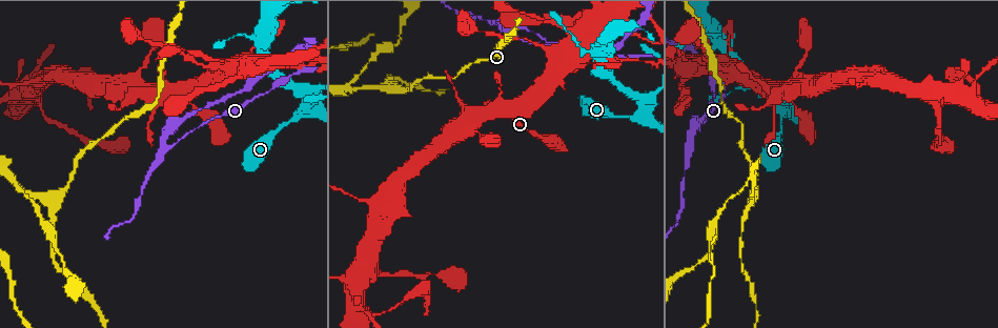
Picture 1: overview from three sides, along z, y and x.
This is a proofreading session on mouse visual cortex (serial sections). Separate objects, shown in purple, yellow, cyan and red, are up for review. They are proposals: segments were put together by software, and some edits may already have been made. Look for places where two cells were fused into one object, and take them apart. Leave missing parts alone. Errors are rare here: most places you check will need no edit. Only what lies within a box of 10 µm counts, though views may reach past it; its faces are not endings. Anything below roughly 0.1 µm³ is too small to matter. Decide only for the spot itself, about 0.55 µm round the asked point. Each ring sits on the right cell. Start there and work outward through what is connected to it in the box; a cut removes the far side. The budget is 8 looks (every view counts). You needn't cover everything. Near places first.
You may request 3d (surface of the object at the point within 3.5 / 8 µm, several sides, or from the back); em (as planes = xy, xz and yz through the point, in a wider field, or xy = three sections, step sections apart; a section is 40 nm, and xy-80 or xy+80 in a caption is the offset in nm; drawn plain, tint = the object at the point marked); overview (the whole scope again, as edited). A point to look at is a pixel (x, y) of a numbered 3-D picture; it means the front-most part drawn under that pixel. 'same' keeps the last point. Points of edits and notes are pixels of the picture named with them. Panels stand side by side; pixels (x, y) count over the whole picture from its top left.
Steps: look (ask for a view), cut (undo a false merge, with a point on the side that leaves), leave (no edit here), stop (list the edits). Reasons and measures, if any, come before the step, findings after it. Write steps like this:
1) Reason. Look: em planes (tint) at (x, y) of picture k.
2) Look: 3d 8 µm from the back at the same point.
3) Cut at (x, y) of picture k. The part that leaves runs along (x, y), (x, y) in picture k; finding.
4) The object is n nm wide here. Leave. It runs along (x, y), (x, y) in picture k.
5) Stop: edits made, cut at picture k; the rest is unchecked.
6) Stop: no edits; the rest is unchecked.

A fork. Look: 3d 3.5 µm at (689, 146) of picture 1.

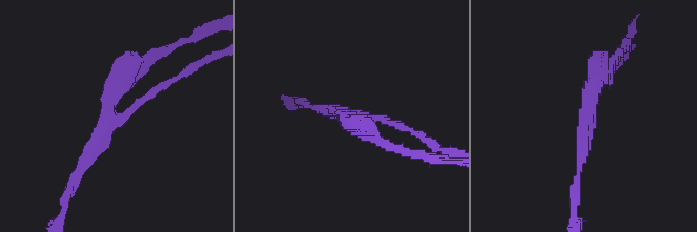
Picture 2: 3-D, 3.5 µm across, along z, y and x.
Look: em planes (tint) at (586, 116) of picture 2.

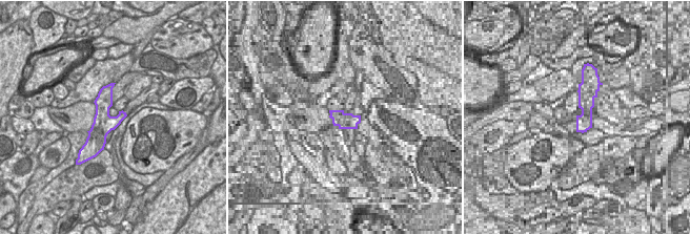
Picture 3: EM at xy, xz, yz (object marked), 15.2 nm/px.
Another direction. Look: em xy step 1 (tint) at the same point.

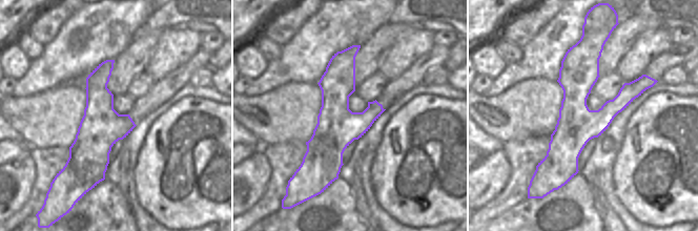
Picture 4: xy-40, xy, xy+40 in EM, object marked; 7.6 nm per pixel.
Leave. It runs along (172, 82), (114, 118), (110, 91), (140, 62) in picture 2; one cell here.

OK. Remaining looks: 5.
Abrupt turn. Look: 3d 8 µm at (14, 179) of picture 1.

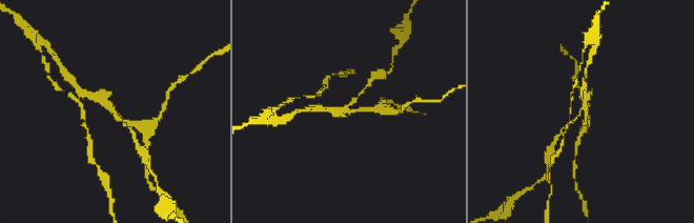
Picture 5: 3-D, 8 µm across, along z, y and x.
Now the EM. Look: em xy step 1 (tint) at the same point.

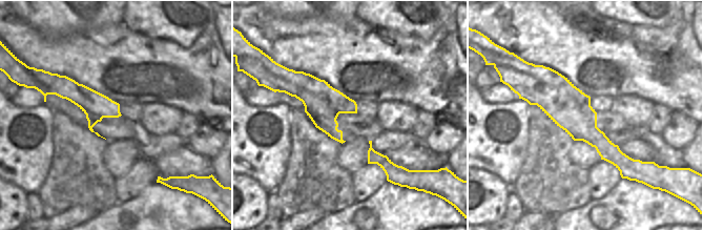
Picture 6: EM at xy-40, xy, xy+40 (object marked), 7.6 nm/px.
Cut at (319, 94) of picture 5. The part that leaves runs along (351, 110), (348, 105), (366, 87) in picture 5; two cells meet here.

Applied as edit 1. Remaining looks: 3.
Redraw. Look: overview.

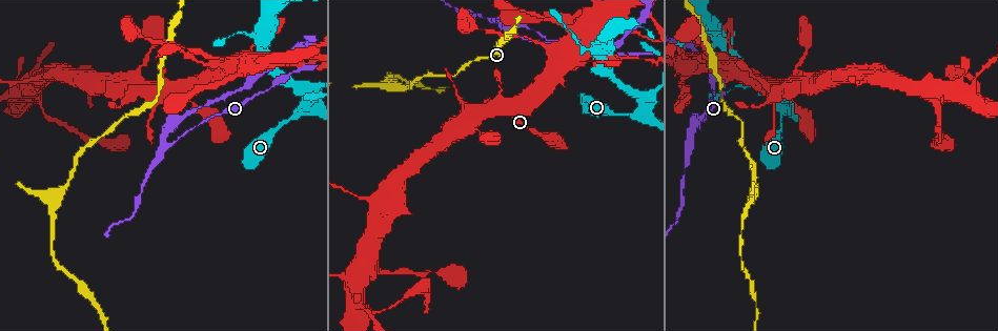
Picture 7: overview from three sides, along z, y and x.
Thin neck. Look: 3d 3.5 µm at (741, 234) of picture 7.

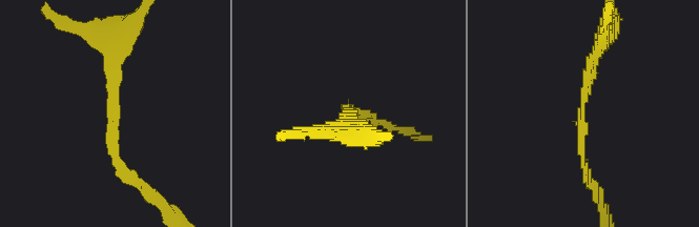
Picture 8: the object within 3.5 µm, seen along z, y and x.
The arms are 150, 200 nm wide. Leave. One cell here.

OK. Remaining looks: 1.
Stop: edits made, cut at picture 5; the rest is unchecked.

